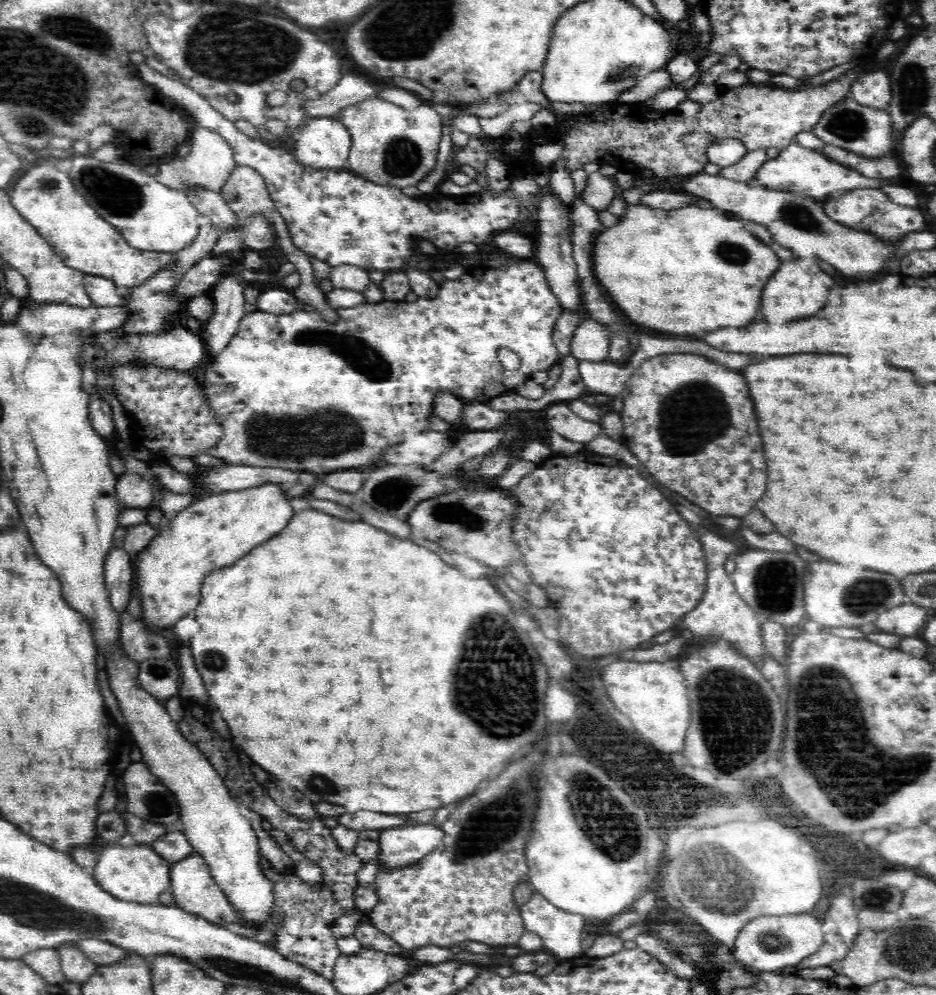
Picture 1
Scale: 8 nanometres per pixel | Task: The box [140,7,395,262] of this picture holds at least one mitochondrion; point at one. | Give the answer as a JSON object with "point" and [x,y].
{"point":[220,46]}

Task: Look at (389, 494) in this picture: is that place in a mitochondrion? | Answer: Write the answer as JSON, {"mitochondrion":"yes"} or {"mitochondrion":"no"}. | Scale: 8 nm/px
{"mitochondrion":"yes"}

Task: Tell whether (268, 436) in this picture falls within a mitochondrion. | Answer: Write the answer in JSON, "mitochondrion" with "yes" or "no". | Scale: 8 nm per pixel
{"mitochondrion":"yes"}

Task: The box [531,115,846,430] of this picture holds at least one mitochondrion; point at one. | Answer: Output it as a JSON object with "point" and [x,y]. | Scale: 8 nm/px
{"point":[798,217]}

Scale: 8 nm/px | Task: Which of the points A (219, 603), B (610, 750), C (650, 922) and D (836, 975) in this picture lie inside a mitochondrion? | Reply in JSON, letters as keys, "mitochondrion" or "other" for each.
{"A":"other","B":"mitochondrion","C":"other","D":"other"}

